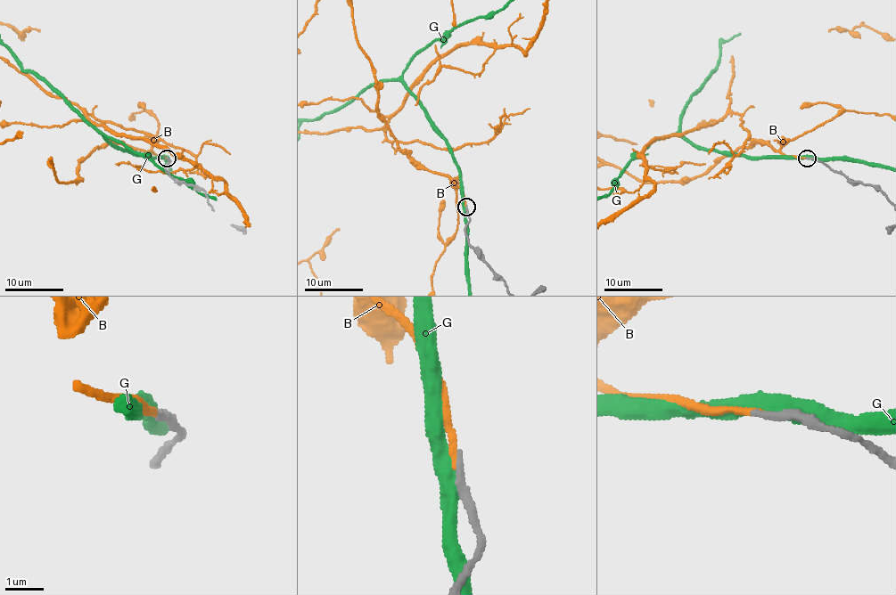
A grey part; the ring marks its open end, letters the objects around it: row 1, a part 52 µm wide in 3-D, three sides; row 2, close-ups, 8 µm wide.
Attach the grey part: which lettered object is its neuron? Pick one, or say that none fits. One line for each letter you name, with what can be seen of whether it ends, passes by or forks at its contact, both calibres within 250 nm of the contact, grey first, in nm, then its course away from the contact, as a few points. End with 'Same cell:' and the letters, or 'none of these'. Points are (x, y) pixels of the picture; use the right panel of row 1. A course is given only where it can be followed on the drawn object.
B: It ends there. Thickness 240 nm (grey) against 140 nm
Same cell: B

